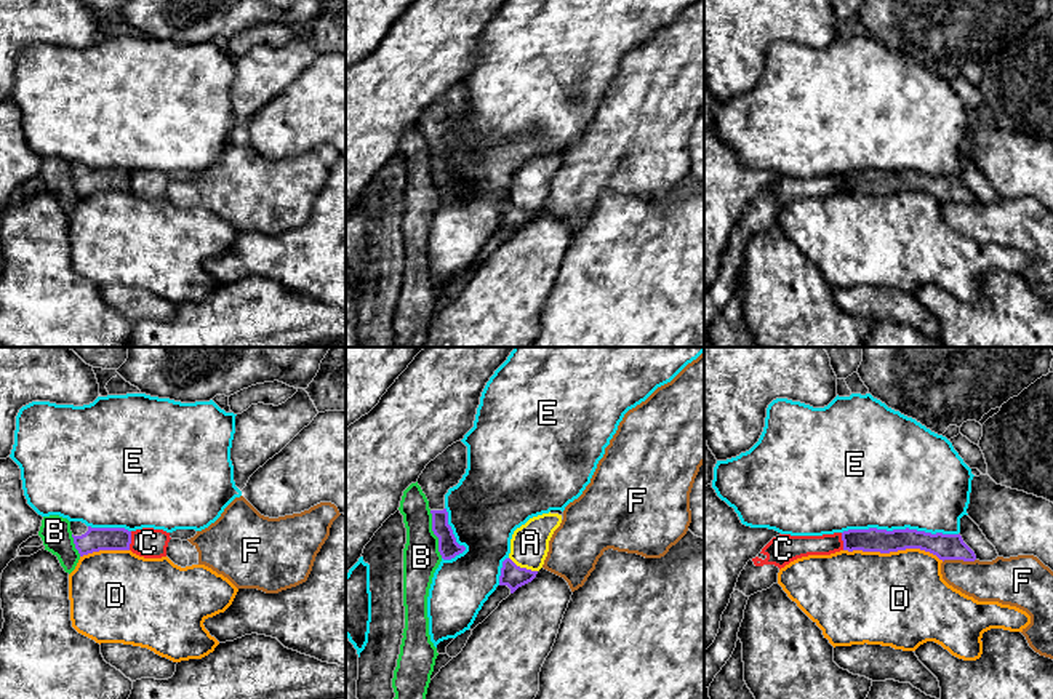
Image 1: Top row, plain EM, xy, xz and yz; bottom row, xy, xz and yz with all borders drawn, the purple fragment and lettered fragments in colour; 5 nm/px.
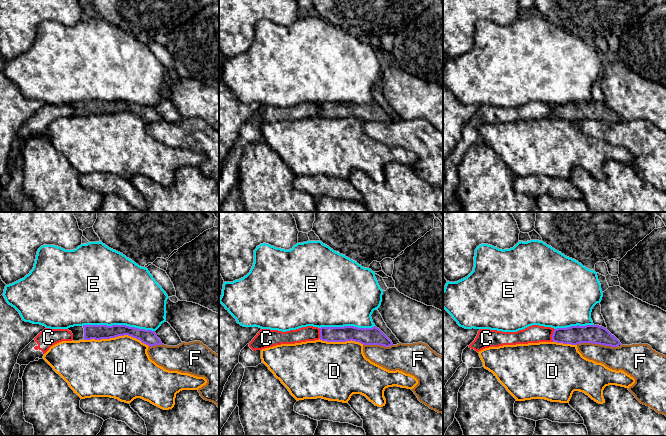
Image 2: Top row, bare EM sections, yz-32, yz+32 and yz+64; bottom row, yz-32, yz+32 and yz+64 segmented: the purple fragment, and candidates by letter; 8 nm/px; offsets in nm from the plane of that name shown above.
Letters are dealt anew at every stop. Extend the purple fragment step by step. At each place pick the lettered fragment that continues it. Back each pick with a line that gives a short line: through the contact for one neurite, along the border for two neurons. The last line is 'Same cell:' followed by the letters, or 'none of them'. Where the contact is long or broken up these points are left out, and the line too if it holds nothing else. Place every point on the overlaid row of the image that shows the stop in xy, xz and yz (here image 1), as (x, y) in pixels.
Same cell: none of them

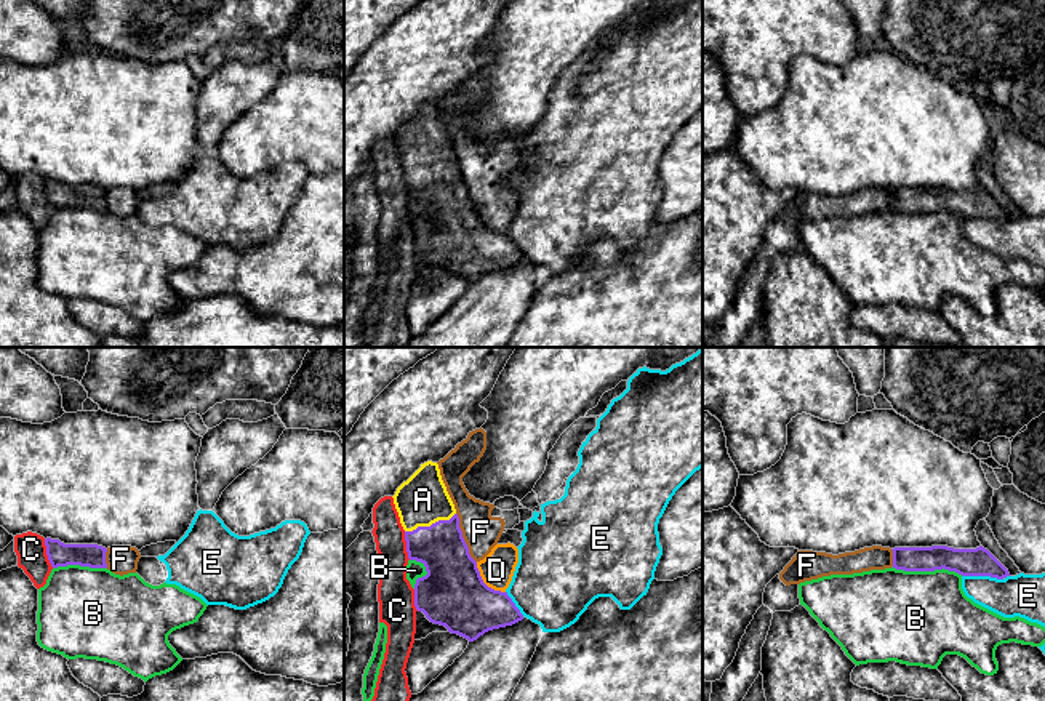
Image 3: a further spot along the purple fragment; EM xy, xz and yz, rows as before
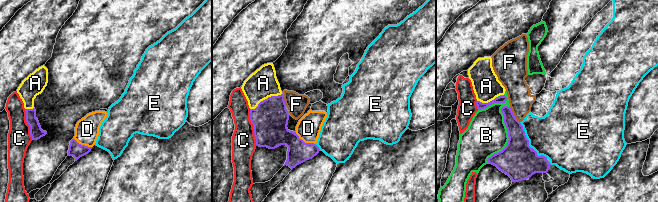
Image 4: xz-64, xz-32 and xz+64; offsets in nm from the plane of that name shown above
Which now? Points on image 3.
A: Line: xz (450, 568), (431, 525), (423, 500)
Same cell: A

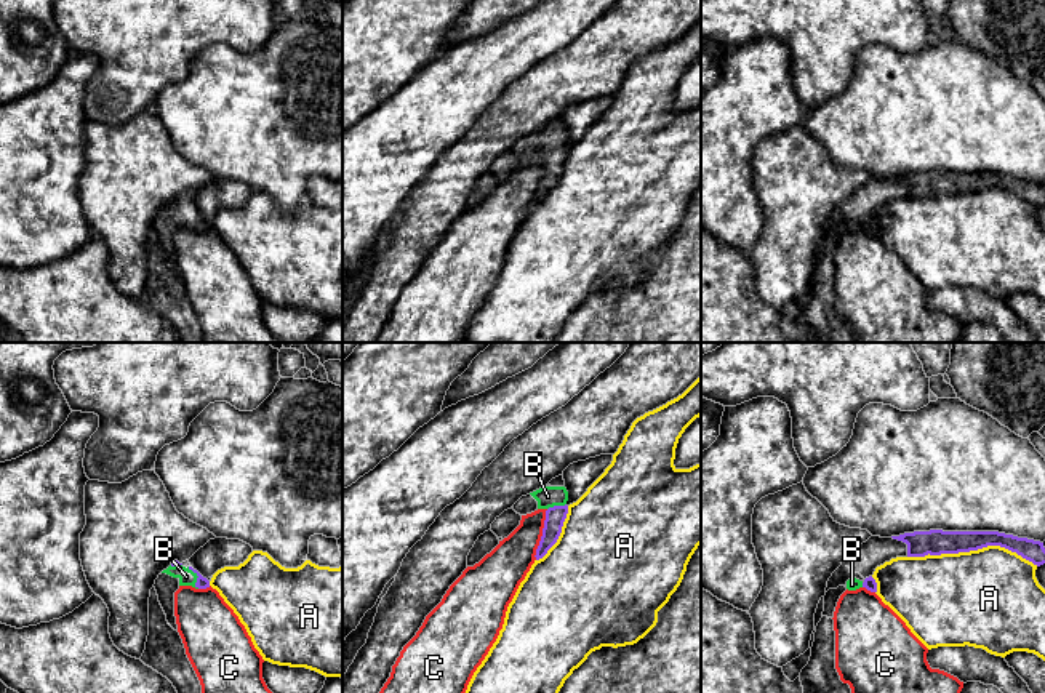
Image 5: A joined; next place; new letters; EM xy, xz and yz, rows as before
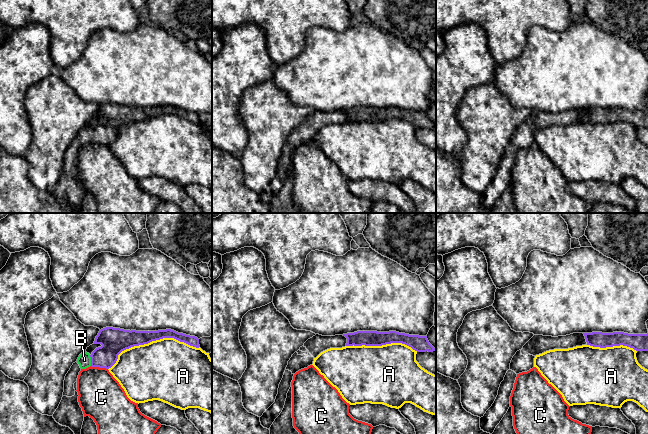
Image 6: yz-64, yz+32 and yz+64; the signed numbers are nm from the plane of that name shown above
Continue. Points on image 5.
B: Line: xy (202, 583), (197, 578), (186, 576)
Same cell: B

